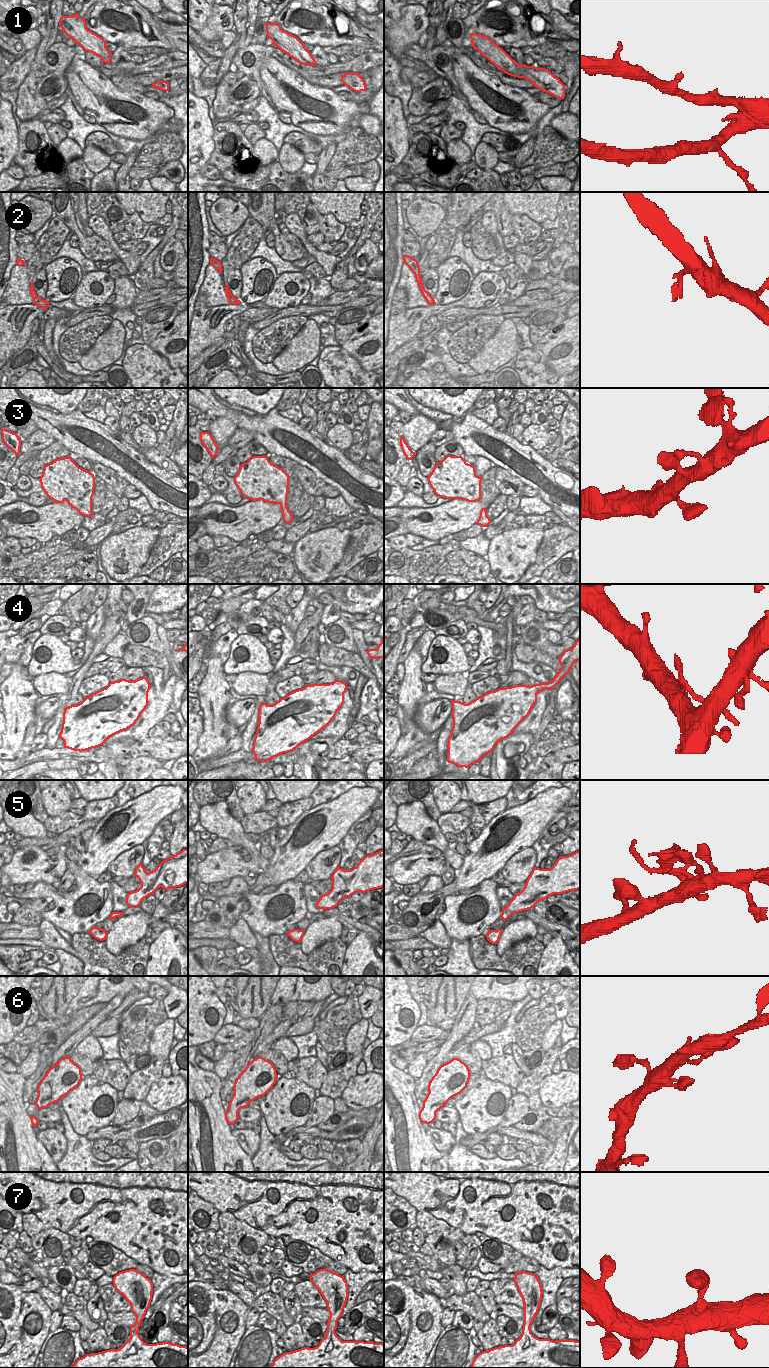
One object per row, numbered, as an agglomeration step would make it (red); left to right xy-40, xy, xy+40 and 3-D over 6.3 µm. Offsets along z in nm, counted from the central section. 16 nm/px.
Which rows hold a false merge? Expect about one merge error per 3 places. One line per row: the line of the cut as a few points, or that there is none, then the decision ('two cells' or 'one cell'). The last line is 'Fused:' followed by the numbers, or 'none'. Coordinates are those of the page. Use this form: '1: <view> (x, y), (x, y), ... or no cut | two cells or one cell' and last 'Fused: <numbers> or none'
1: no cut | one cell
2: no cut | one cell
3: no cut | one cell
4: xy+40 (535, 684), (540, 691) | two cells
5: no cut | one cell
6: no cut | one cell
7: no cut | one cell
Fused: 4

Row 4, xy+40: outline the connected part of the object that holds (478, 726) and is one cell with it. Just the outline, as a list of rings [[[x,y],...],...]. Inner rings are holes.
[[[522,684],[490,691],[468,704],[461,701],[451,701],[453,727],[448,738],[447,762],[465,768],[478,763],[484,755],[493,751],[499,741],[511,735],[514,729],[529,715],[532,707],[537,702],[539,692],[541,691],[538,690],[536,685],[527,686]]]

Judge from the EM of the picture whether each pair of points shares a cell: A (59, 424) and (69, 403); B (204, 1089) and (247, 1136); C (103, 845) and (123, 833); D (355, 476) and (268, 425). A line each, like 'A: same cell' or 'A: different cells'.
A: different cells
B: different cells
C: same cell
D: same cell

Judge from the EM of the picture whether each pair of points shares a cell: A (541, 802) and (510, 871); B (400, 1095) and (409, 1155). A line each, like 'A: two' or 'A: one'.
A: two
B: one

